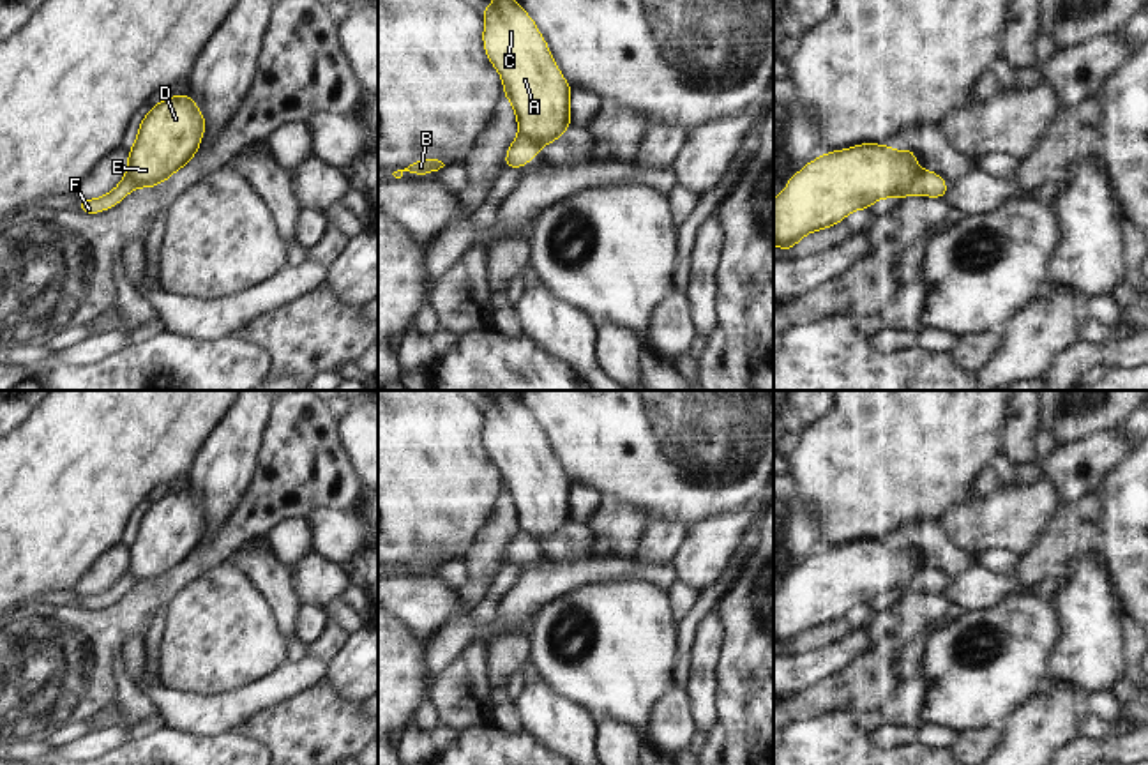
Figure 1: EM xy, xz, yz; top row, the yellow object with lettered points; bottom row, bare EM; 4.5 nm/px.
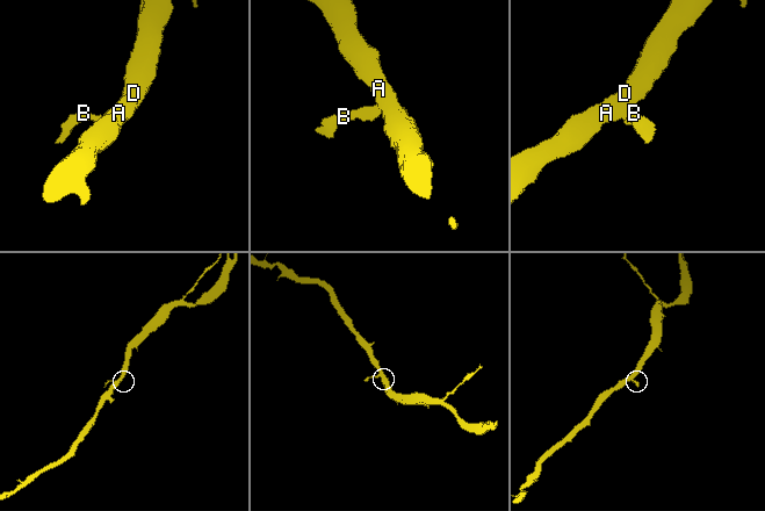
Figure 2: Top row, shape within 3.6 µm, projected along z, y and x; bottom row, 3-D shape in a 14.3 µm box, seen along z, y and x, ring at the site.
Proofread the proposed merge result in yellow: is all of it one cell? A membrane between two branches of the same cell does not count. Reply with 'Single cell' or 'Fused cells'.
Fused cells

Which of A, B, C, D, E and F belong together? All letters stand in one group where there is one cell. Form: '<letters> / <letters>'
A C D E / B F

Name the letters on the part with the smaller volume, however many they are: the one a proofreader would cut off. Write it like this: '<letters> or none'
B, F

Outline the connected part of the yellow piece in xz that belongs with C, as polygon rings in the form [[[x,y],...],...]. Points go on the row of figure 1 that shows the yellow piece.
[[[493,0],[482,18],[482,42],[514,106],[517,133],[537,148],[551,145],[570,127],[572,87],[521,4]]]

